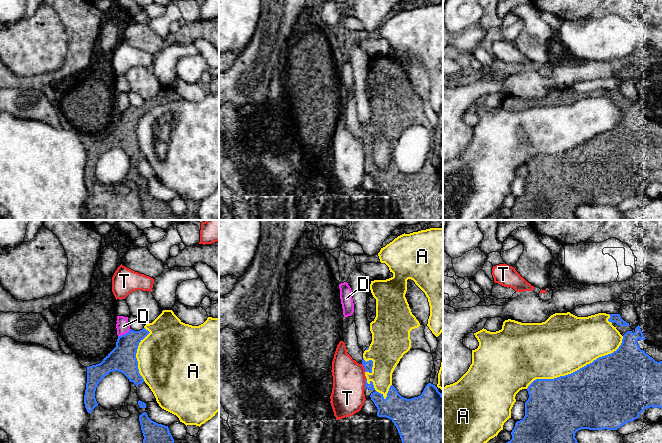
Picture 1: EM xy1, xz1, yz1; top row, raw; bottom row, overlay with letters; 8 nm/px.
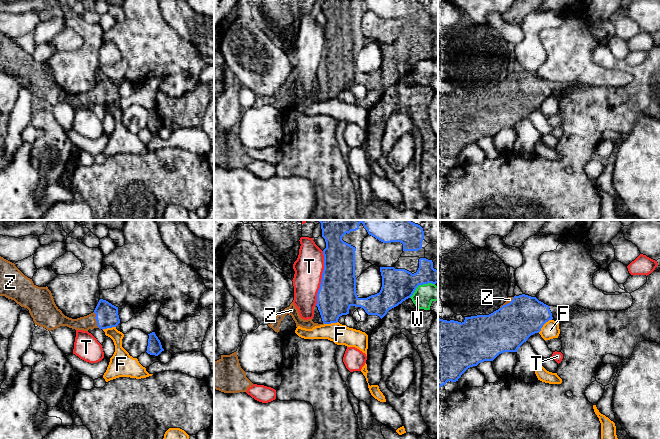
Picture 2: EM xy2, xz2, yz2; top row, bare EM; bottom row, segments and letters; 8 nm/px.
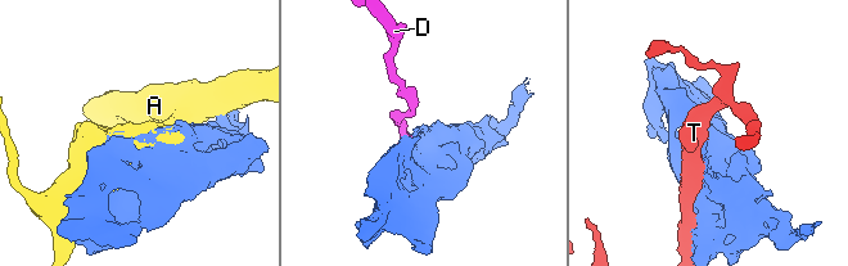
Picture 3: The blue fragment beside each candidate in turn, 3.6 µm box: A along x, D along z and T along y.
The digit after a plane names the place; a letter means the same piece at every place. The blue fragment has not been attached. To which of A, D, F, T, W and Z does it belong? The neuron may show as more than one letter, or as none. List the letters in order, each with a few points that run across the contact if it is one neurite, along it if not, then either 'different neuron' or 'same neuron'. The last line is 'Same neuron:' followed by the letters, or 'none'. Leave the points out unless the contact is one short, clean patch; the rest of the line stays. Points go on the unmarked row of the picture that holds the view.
A: different neuron
D: different neuron
F: different neuron
T: different neuron
W: different neuron
Z: same neuron
Same neuron: Z

